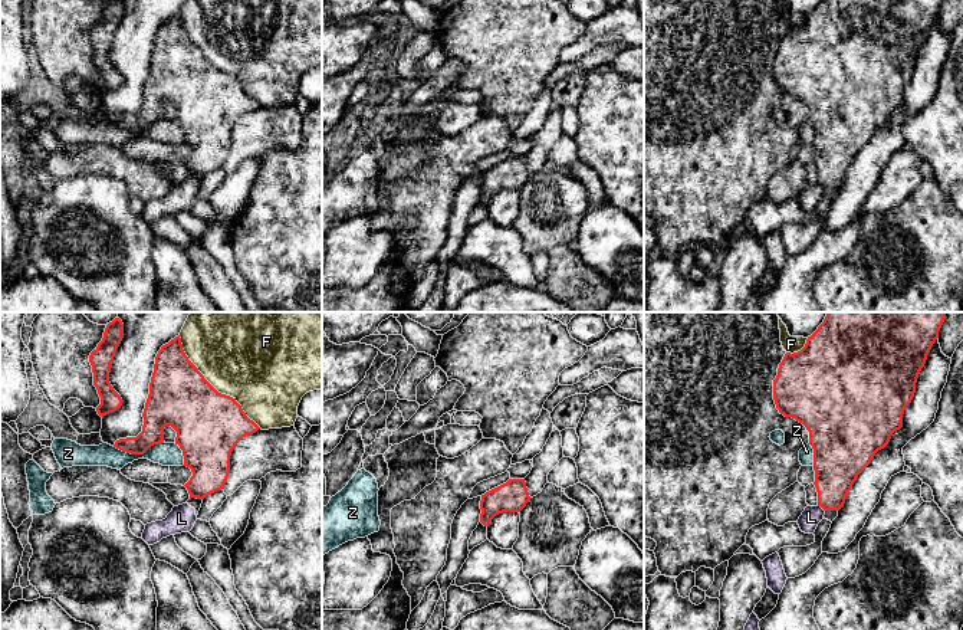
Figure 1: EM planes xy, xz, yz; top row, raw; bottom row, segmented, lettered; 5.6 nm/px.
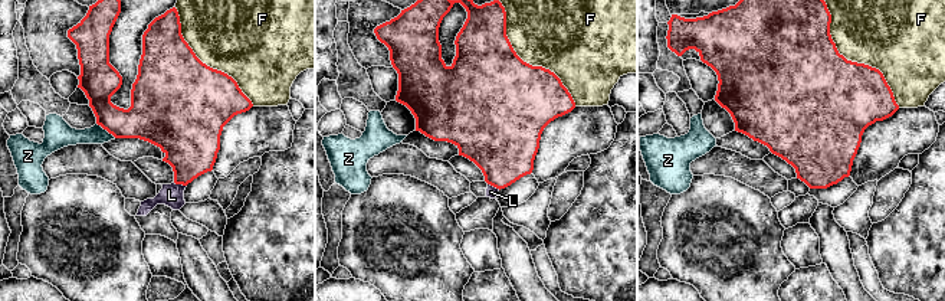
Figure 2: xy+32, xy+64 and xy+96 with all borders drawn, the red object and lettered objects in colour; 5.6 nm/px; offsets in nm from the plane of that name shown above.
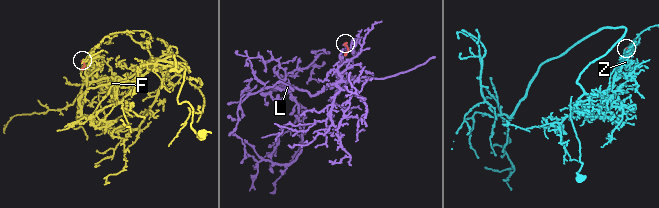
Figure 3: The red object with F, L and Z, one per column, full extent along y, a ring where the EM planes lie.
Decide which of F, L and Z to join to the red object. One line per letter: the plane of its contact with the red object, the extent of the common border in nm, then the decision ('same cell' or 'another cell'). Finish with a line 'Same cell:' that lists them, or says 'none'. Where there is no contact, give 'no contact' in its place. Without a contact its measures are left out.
F: xy | 700 nm | another cell
L: yz | 60 nm | another cell
Z: xy | 300 nm | another cell
Same cell: none

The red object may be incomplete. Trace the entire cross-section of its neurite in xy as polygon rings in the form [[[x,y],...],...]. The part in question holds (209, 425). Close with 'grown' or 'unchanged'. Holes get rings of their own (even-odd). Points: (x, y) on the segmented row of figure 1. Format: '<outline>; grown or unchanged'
[[[180,335],[162,345],[155,357],[154,373],[149,383],[149,394],[142,413],[144,426],[137,437],[119,439],[114,447],[131,453],[144,455],[151,446],[164,443],[164,427],[171,426],[177,432],[175,444],[184,456],[184,465],[191,469],[193,476],[184,485],[191,498],[204,499],[221,490],[230,473],[230,456],[236,444],[246,436],[256,433],[260,427],[250,420],[236,398],[218,393],[188,360],[183,350]]]; unchanged

